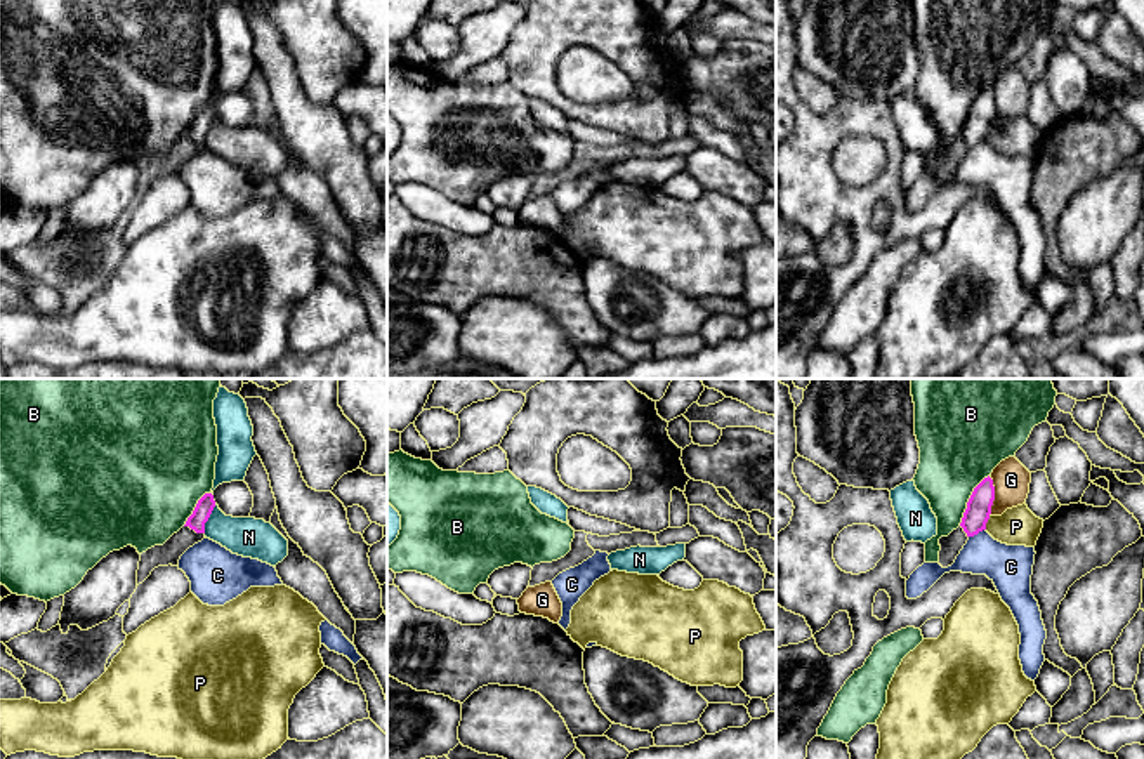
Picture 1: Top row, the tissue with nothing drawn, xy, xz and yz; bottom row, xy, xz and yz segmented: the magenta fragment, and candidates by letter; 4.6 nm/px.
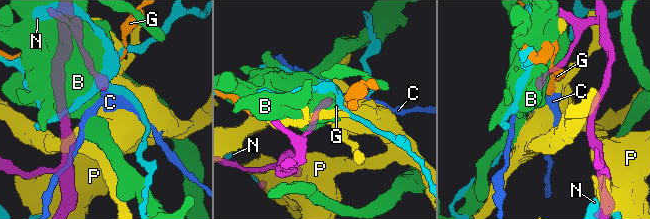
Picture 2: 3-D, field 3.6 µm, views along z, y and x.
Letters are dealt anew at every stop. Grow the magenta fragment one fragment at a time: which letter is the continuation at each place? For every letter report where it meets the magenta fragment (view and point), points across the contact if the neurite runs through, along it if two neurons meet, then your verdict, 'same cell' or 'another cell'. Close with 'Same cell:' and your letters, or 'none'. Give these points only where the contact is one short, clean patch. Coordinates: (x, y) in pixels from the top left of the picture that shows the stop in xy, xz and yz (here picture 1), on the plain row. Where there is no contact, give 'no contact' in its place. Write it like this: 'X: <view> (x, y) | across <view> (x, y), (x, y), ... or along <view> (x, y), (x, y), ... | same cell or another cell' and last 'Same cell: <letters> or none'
B: yz (969, 112) | another cell
C: yz (976, 145) | along yz (985, 139), (969, 148) | another cell
G: yz (993, 106) | another cell
N: xy (209, 127) | another cell
P: yz (986, 132) | another cell
Same cell: none

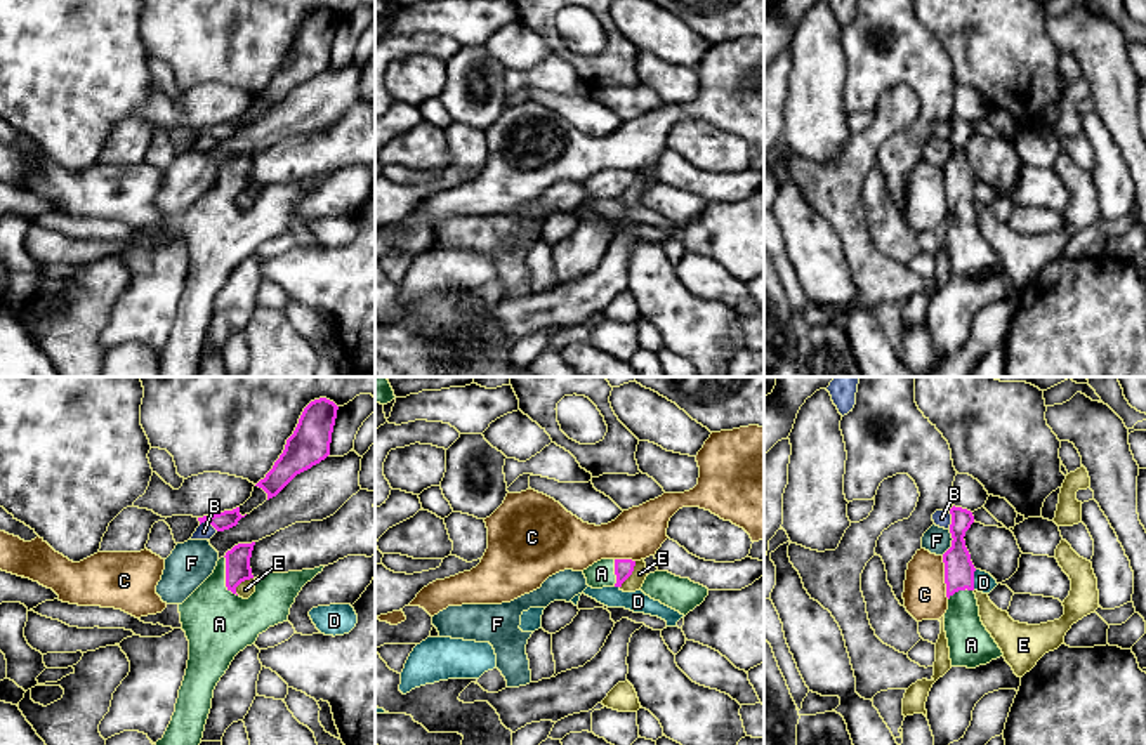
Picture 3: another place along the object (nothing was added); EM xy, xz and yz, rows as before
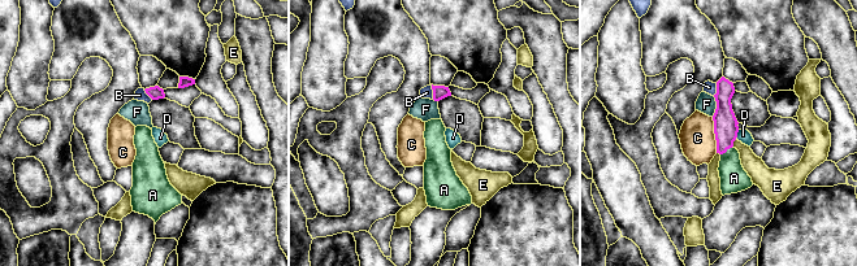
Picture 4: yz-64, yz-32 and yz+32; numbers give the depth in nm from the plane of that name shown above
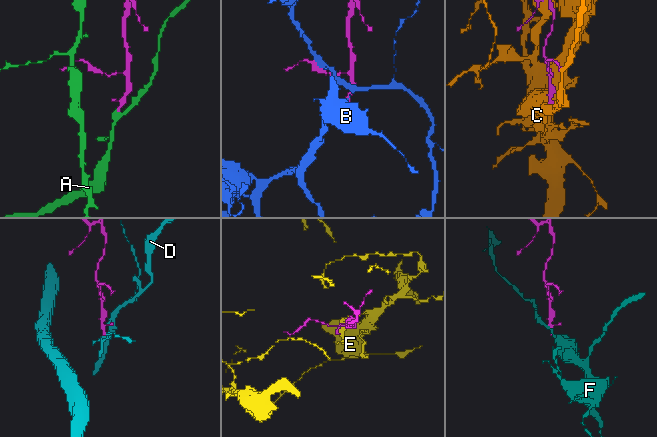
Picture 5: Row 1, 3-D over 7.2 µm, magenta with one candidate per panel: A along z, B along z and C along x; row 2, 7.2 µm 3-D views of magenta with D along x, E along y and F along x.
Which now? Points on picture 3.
A: xy (226, 188) | same cell
B: yz (952, 131) | another cell
C: yz (945, 188) | another cell
D: yz (973, 191) | along yz (976, 181), (973, 200) | another cell
E: xz (631, 184) | another cell
F: yz (952, 153) | along yz (950, 141), (952, 153), (941, 165) | another cell
Same cell: A

